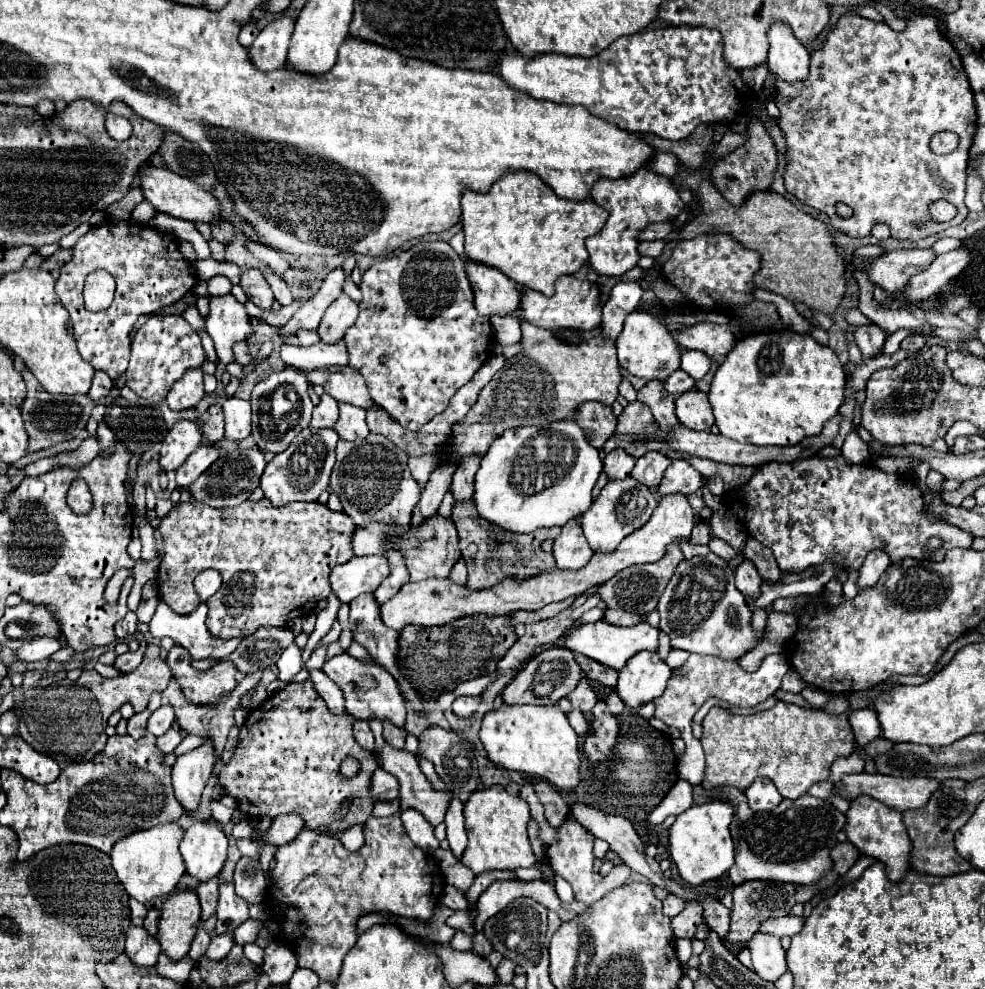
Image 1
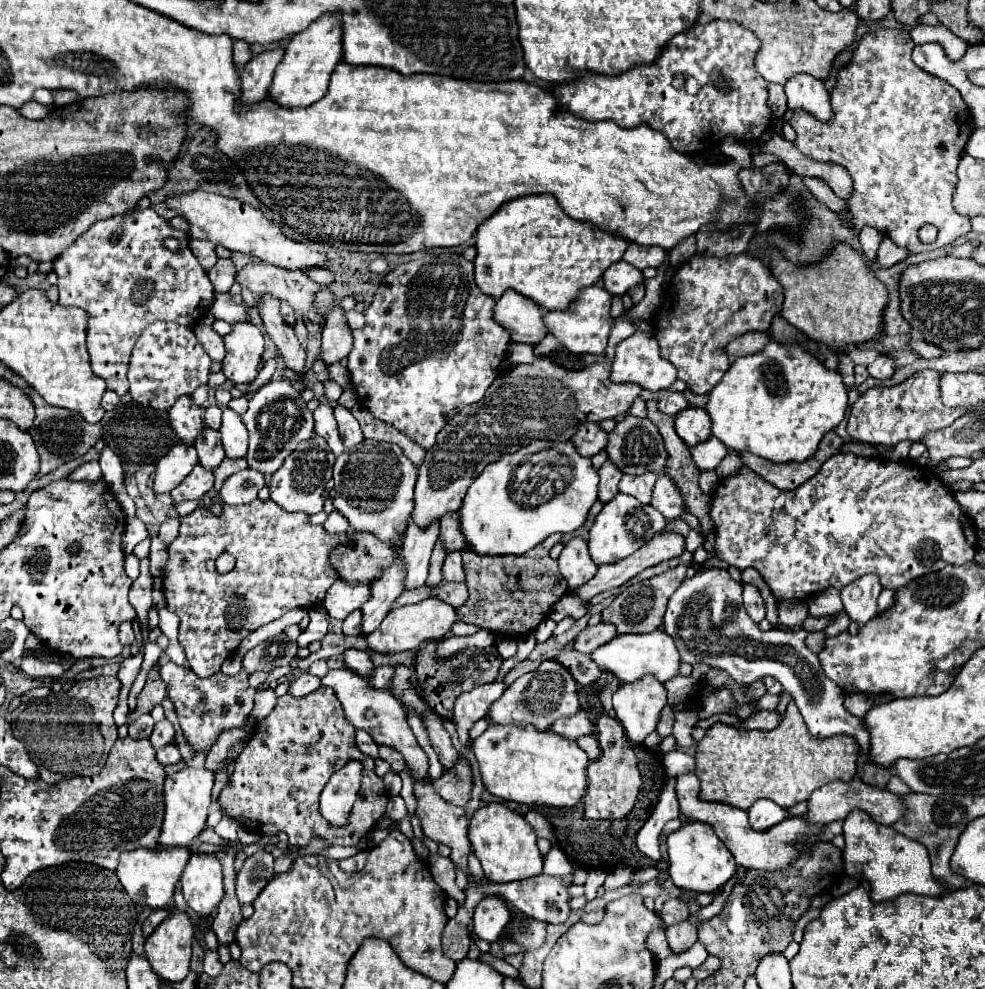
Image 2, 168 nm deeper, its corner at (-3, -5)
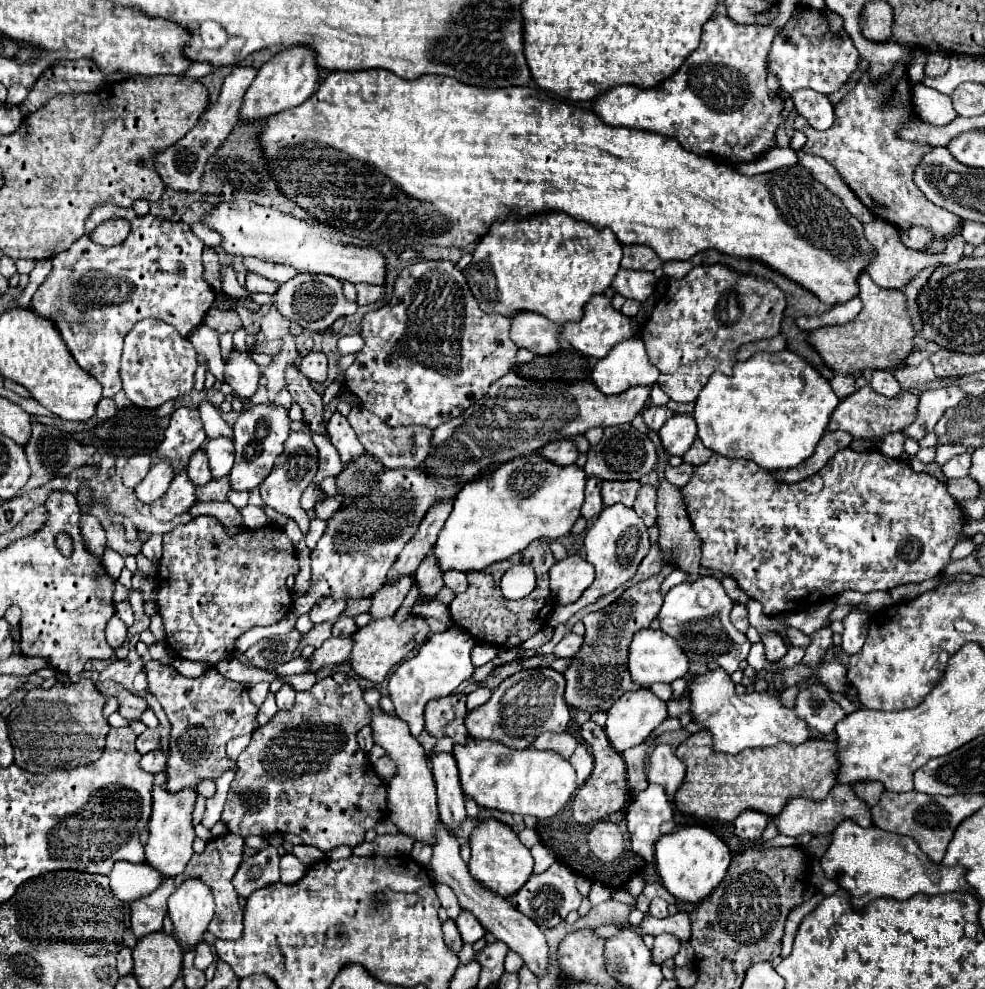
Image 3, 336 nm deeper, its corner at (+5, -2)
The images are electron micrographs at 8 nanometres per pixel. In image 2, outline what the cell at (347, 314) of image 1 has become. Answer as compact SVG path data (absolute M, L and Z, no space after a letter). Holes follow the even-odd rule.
M334 310L326 320L322 330L322 360L326 364L336 364L348 356L352 350L352 334L344 324L344 310Z

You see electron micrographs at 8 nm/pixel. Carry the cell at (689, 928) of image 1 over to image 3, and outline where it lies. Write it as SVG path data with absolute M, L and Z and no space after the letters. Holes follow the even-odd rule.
M660 933L654 937L654 947L652 947L652 959L654 963L662 963L666 959L672 959L680 949L680 939L672 933Z

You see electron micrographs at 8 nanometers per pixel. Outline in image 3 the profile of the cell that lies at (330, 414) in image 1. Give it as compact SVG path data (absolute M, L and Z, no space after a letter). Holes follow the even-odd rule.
M310 431L310 435L318 447L318 475L314 477L314 483L320 483L324 477L334 477L342 469L342 461L338 459L338 451L334 451L328 435L318 435L316 431Z

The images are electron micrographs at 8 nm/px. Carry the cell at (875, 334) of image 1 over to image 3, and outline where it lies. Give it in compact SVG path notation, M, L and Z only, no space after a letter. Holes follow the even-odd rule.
M872 371L870 375L870 387L886 397L894 397L900 391L900 383L894 379L892 371Z

